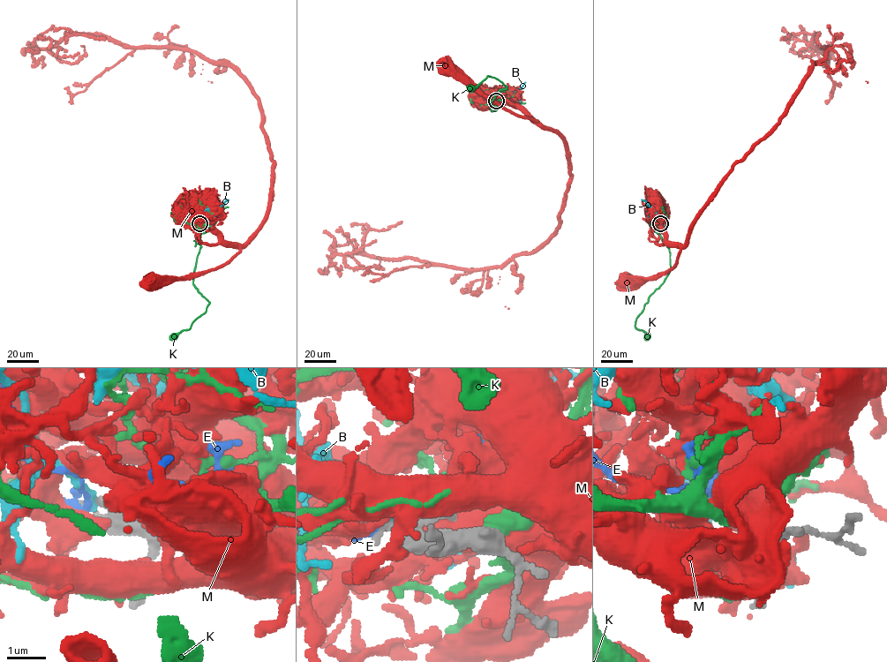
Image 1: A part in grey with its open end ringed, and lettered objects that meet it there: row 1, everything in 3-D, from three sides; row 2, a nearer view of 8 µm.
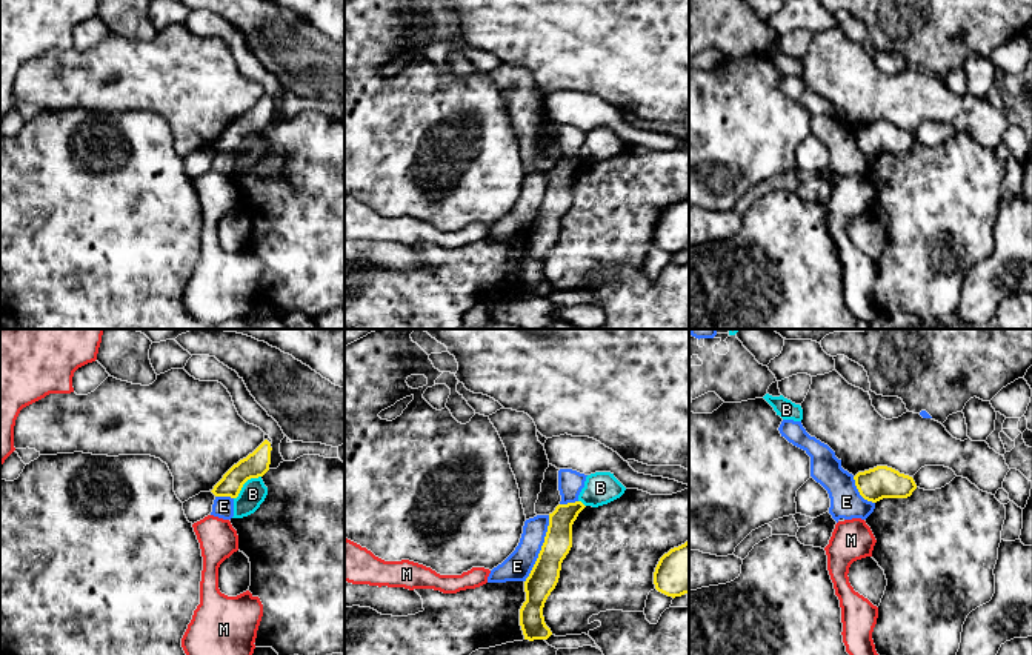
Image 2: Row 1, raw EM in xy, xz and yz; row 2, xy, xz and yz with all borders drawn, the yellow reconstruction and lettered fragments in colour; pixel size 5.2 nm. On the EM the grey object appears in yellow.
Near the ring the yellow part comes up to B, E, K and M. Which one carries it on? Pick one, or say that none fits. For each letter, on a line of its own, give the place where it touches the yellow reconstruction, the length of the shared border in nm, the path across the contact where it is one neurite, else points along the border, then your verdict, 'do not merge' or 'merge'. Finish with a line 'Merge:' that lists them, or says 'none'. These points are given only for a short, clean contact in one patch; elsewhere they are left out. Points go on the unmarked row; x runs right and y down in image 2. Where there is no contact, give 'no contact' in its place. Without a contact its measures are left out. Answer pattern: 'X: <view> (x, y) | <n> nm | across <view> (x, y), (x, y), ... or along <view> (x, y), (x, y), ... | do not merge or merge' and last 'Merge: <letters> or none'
B: xy (245, 137) | 190 nm | along xy (260, 131), (251, 132), (234, 154) | do not merge
E: xz (542, 205) | 380 nm | do not merge
K: no contact | do not merge
M: no contact | merge
Merge: M

